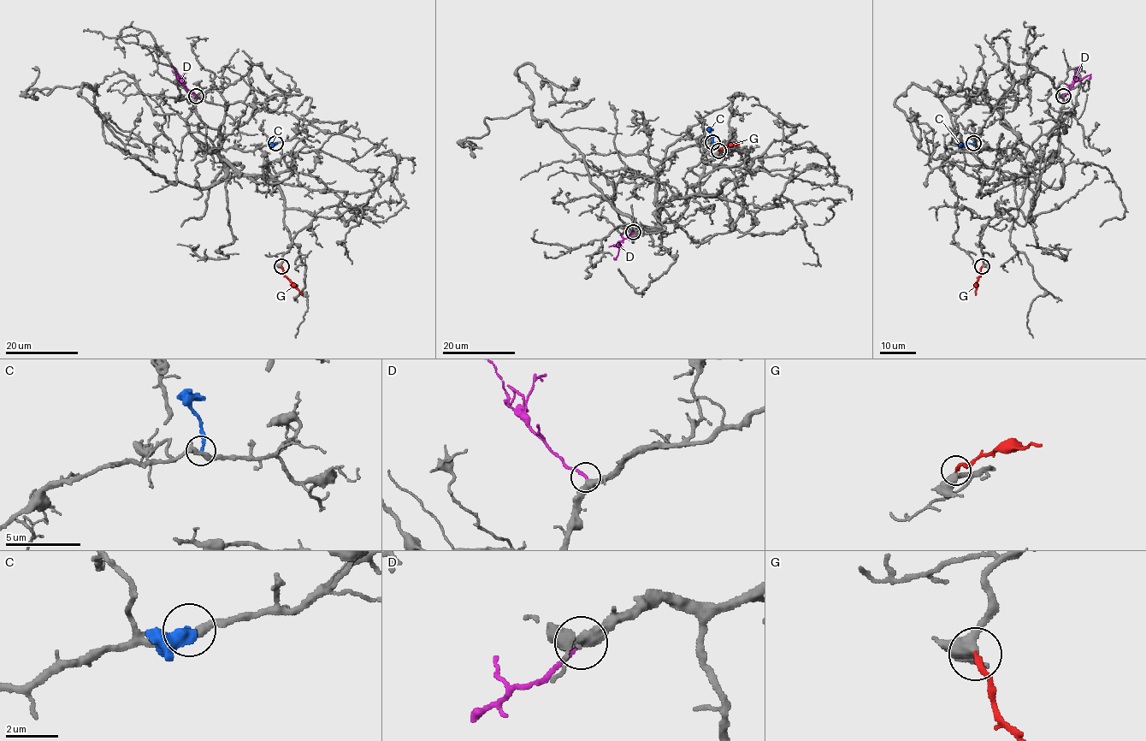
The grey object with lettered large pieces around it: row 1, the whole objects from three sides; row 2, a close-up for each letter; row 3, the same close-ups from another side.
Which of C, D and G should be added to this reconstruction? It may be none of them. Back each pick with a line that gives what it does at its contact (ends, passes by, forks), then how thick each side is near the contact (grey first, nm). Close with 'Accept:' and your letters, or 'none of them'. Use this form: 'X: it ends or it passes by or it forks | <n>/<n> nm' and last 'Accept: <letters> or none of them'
D: it ends | 400/180 nm
G: it ends | 400/200 nm
Accept: D, G

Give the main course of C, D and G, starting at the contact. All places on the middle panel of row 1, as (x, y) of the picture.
C: (711, 143), (709, 127)
D: (633, 233), (618, 244), (617, 257), (614, 257)
G: (718, 151), (728, 145), (738, 145)

